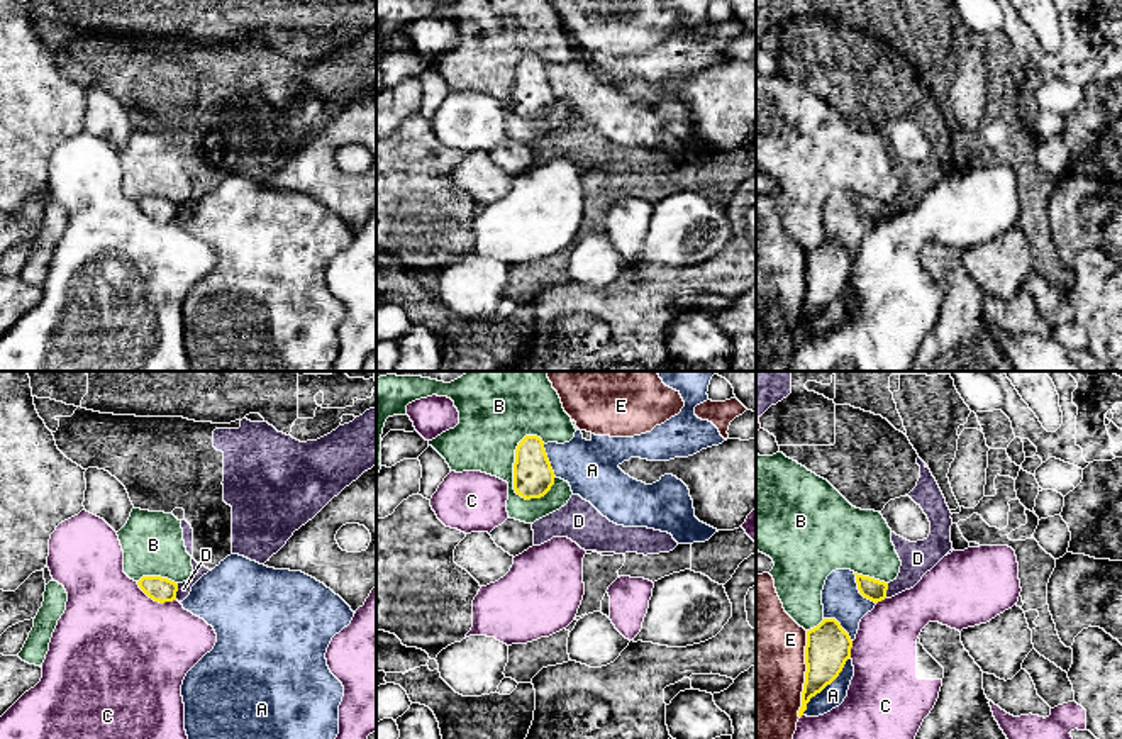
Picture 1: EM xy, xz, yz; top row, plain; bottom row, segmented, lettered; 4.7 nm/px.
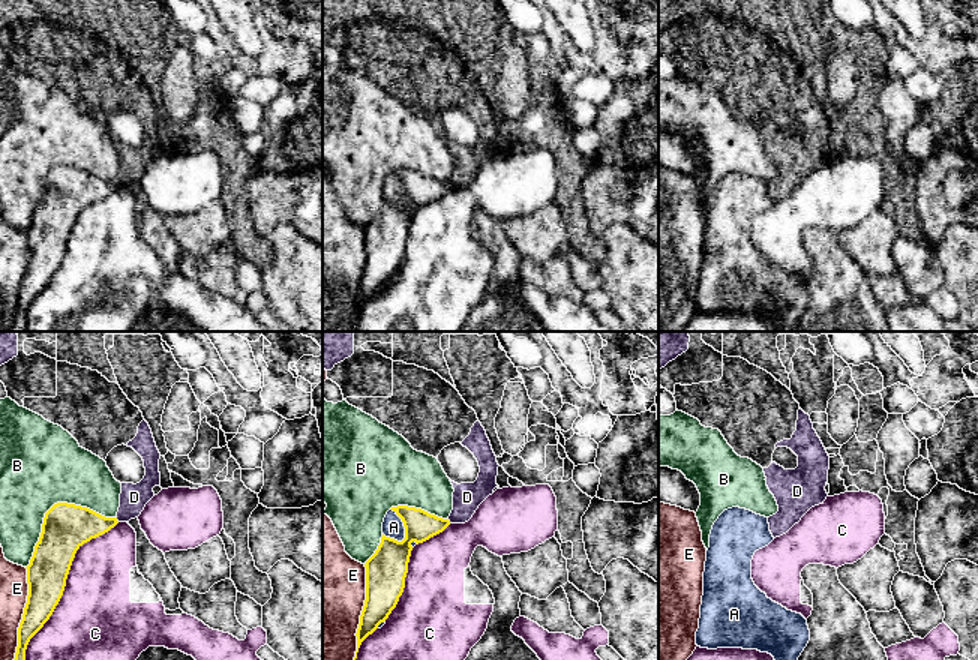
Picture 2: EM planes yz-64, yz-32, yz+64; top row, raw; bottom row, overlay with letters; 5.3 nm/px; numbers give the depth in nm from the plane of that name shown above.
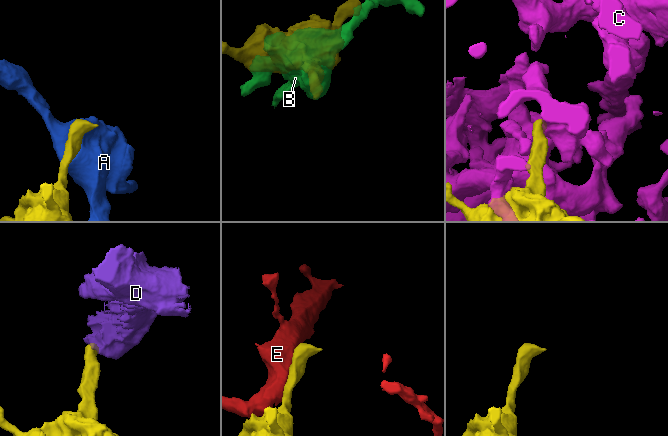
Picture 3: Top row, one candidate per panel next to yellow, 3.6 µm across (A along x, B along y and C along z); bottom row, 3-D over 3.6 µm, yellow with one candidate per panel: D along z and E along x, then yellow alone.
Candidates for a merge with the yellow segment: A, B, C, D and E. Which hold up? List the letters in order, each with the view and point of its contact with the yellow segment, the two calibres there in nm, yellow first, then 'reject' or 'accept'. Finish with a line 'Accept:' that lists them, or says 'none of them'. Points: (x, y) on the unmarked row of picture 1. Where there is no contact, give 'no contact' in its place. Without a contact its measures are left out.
A: contact yz (826, 305); calibres 220 and 110 nm; reject
B: contact xz (514, 85); calibres 190 and 340 nm; reject
C: contact xy (155, 221); calibres 120 and 500 nm; reject
D: contact xy (177, 211); calibres 120 and 60 nm; reject
E: contact yz (805, 295); calibres 220 and 460 nm; reject
Accept: none of them

